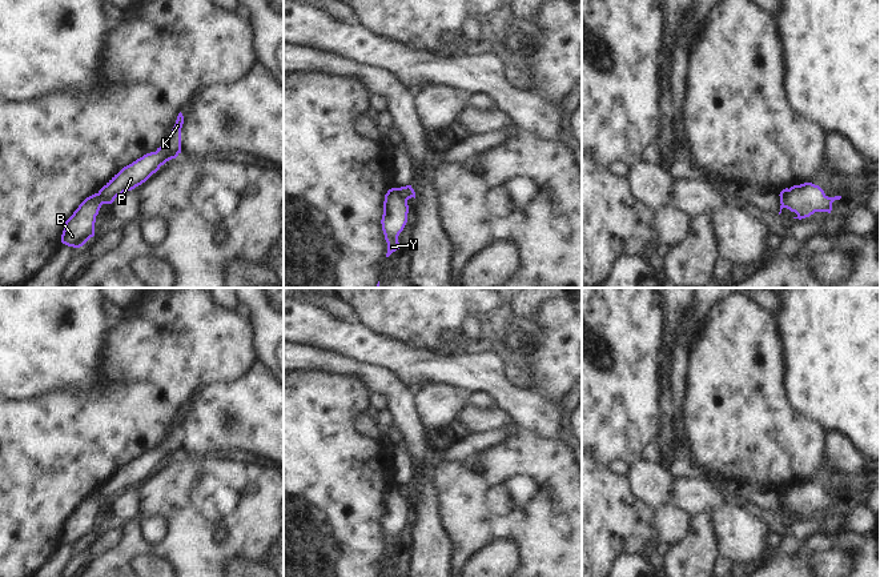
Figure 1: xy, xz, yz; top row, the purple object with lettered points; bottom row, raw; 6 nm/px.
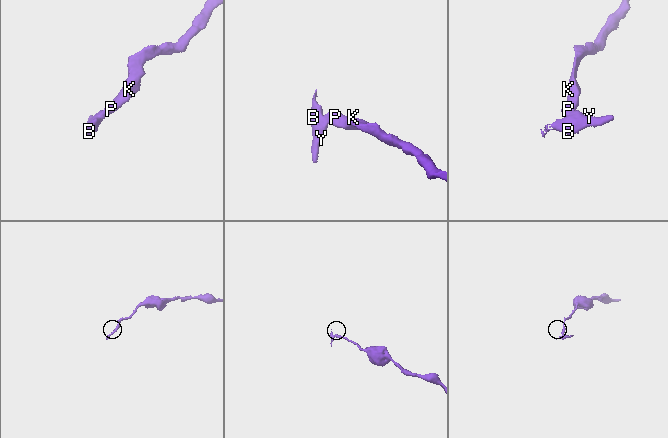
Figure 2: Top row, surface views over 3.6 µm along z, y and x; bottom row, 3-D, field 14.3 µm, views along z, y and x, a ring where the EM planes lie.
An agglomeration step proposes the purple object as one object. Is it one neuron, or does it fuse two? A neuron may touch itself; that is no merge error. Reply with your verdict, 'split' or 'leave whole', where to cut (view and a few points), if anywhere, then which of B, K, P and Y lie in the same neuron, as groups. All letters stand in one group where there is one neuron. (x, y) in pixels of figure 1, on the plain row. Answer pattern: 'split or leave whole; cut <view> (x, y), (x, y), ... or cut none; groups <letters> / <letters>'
split; cut xz (396, 487), (406, 499); groups B Y / K P

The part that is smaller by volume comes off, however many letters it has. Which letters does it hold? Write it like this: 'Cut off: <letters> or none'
Cut off: B, Y

